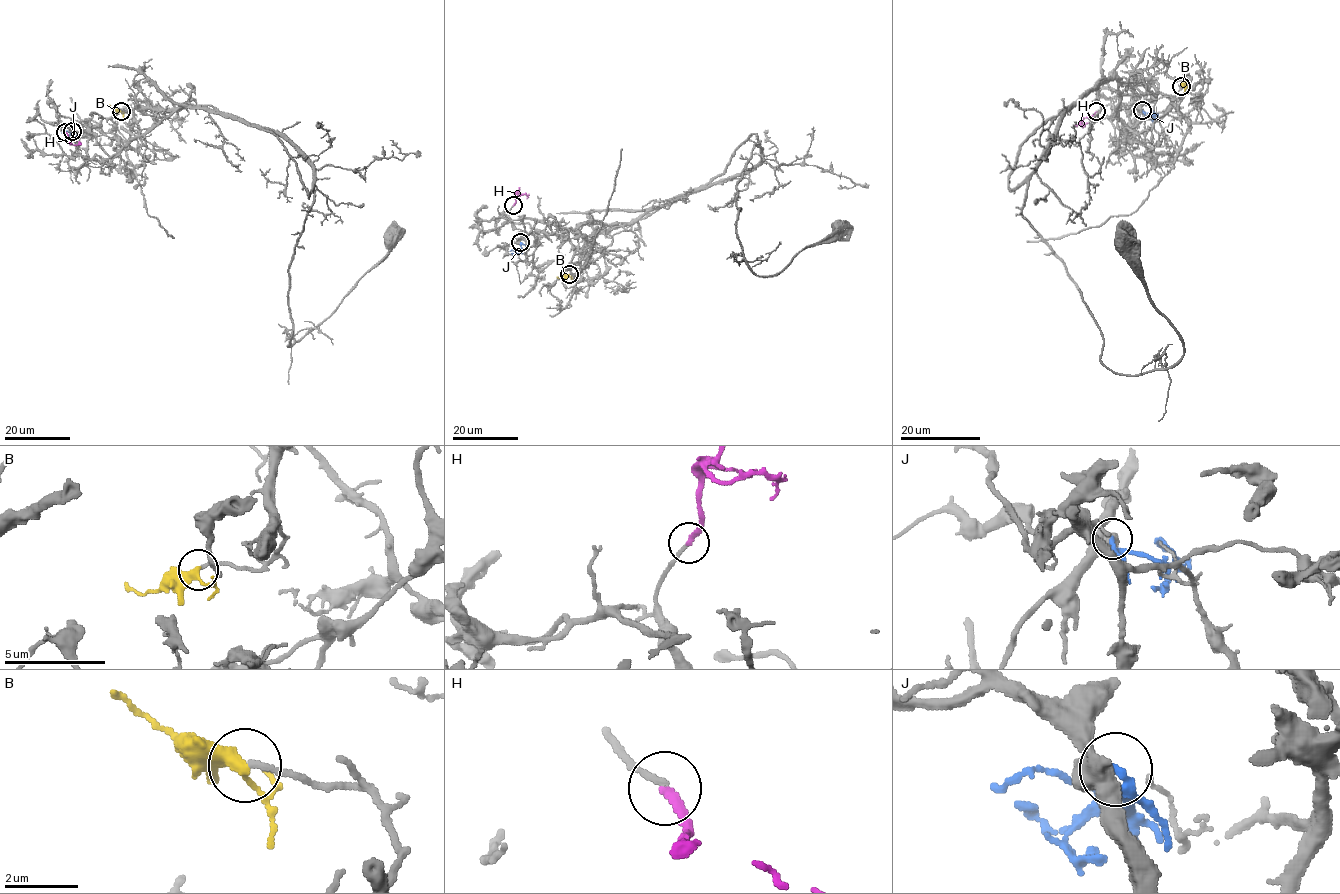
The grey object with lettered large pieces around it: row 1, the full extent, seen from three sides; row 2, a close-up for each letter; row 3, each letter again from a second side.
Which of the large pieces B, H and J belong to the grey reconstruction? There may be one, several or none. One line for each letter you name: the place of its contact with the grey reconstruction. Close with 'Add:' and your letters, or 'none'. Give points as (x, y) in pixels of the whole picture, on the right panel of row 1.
B: (1181, 86)
Add: B

